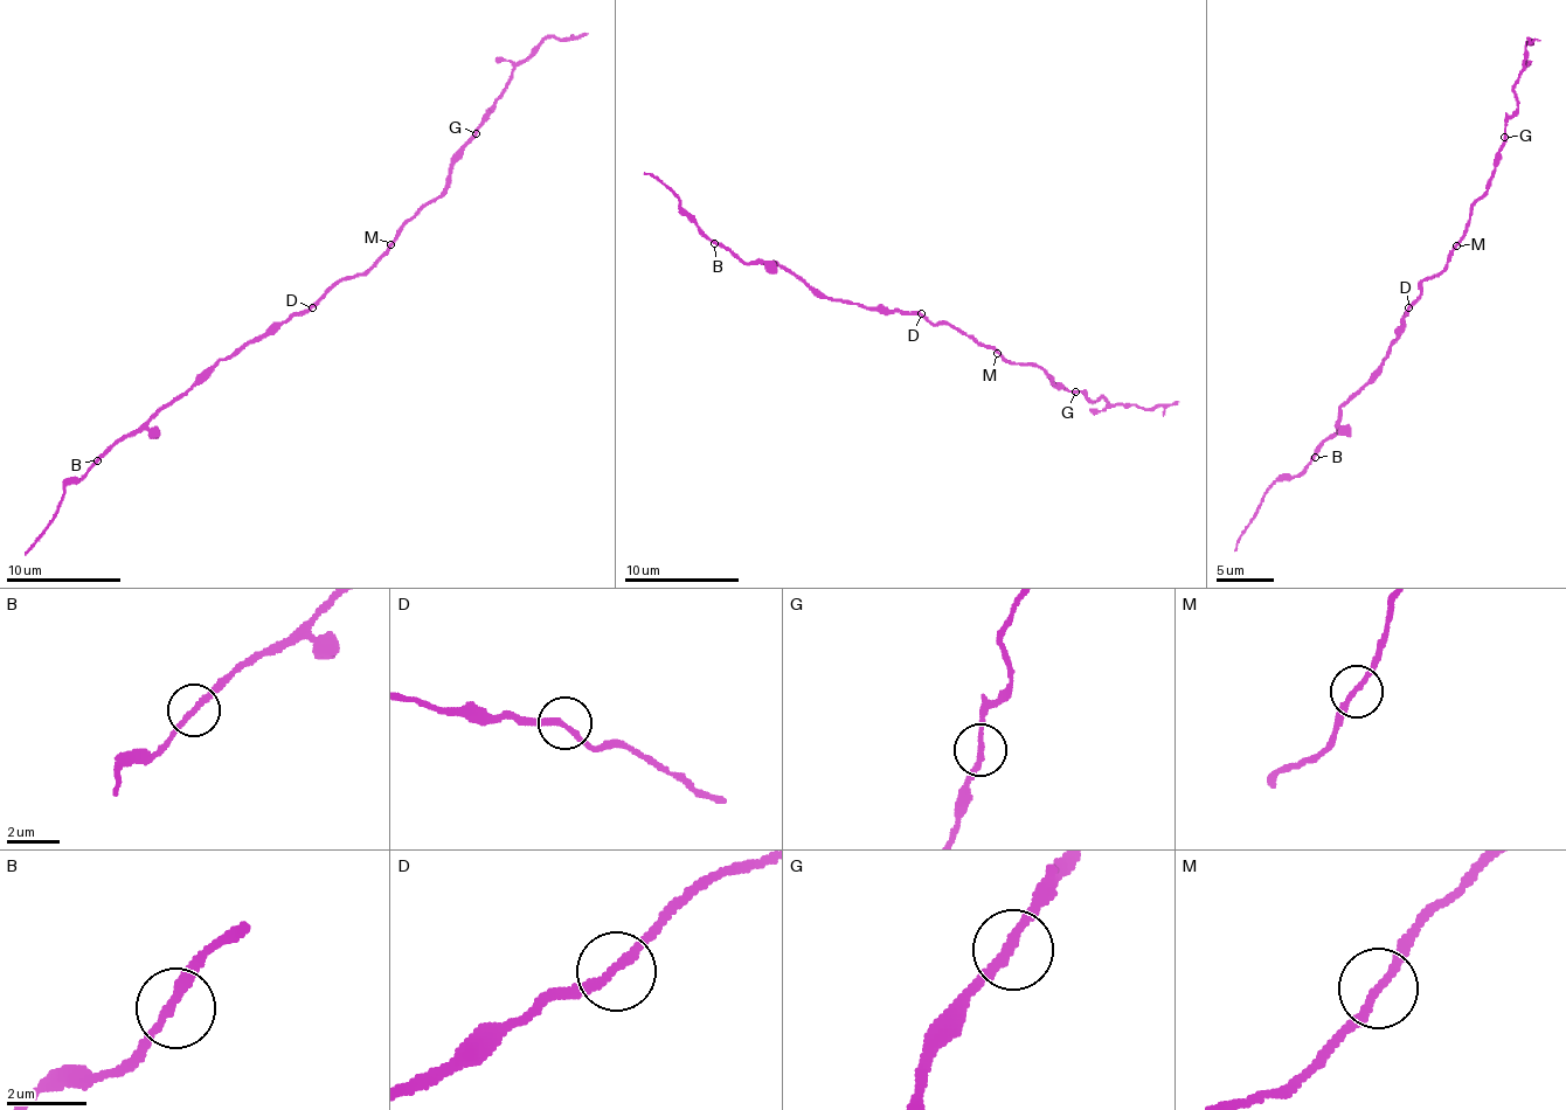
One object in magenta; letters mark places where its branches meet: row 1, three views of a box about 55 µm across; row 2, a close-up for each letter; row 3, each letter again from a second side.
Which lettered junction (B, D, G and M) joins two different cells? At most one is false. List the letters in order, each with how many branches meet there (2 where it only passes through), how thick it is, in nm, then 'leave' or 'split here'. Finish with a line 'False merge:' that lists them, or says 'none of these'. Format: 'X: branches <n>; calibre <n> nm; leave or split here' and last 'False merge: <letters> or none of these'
B: branches 2; calibre 200 nm; leave
D: branches 2; calibre 220 nm; leave
G: branches 2; calibre 190 nm; leave
M: branches 2; calibre 190 nm; leave
False merge: none of these

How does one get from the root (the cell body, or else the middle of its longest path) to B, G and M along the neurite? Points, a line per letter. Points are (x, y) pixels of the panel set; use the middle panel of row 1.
B: (919, 313), (878, 311), (816, 297), (796, 275), (777, 263), (746, 263), (714, 243)
G: (919, 313), (934, 325), (963, 331), (1007, 361), (1036, 363), (1052, 383), (1075, 392)
M: (919, 313), (934, 325), (958, 327), (979, 345), (990, 345), (997, 353)

